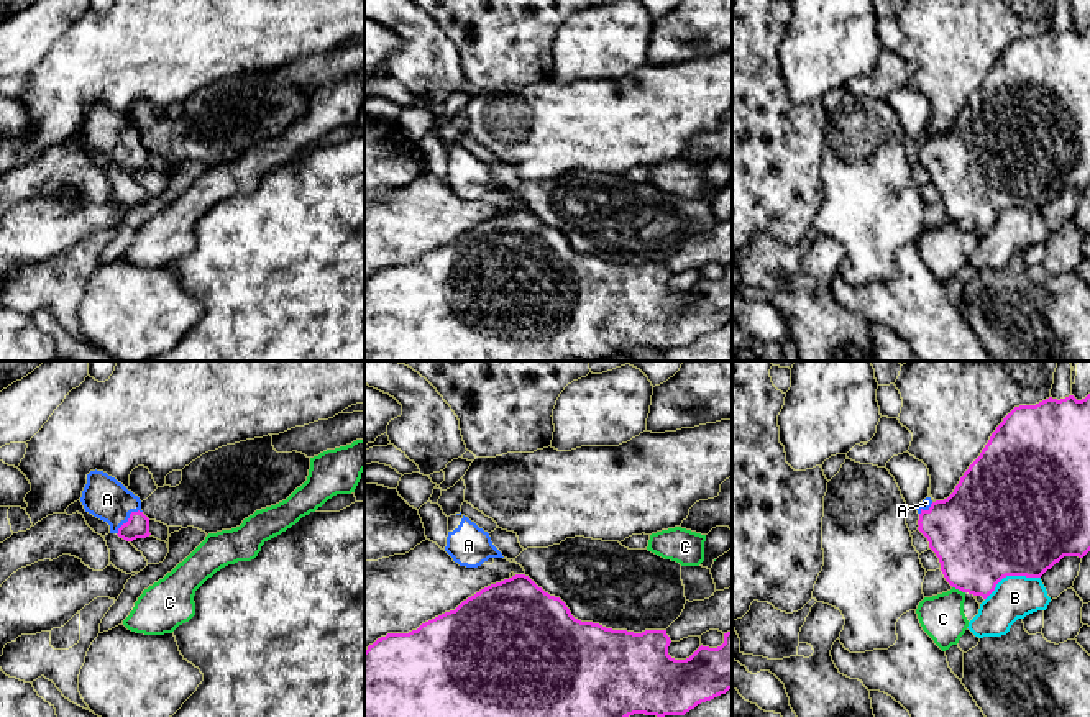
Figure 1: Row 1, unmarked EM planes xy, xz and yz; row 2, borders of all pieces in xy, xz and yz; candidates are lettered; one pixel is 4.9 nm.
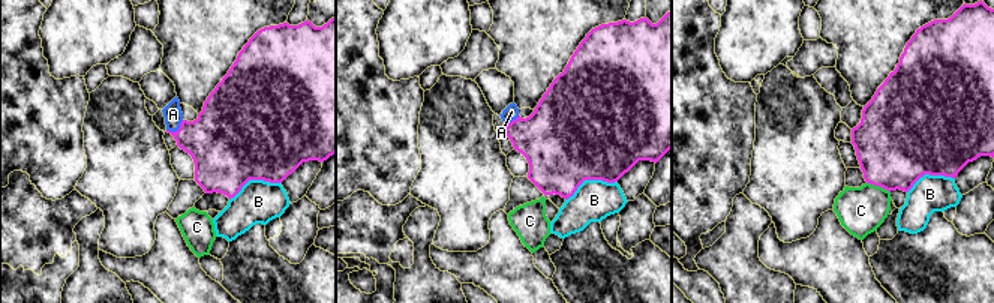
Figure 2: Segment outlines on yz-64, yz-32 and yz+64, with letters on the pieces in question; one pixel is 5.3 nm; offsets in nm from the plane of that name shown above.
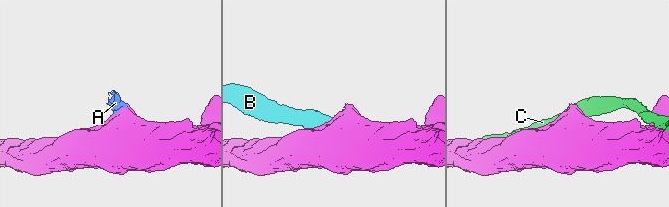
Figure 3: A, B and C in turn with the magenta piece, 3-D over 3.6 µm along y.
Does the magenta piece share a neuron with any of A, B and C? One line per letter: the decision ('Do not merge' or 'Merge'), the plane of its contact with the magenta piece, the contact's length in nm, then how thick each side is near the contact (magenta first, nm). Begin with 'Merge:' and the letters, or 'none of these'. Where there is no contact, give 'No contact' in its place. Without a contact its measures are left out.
Merge: A
A: Merge. Touches magenta in xy. Shared border 170 nm. Thickness 110 nm (magenta) against 200 nm
B: Do not merge. Touches magenta in yz. Shared border 300 nm. Thickness 500 nm (magenta) against 200 nm
C: Do not merge. Touches magenta in yz. Shared border 70 nm. Thickness 420 nm (magenta) against 220 nm

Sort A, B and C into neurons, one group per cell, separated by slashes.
A / B / C

